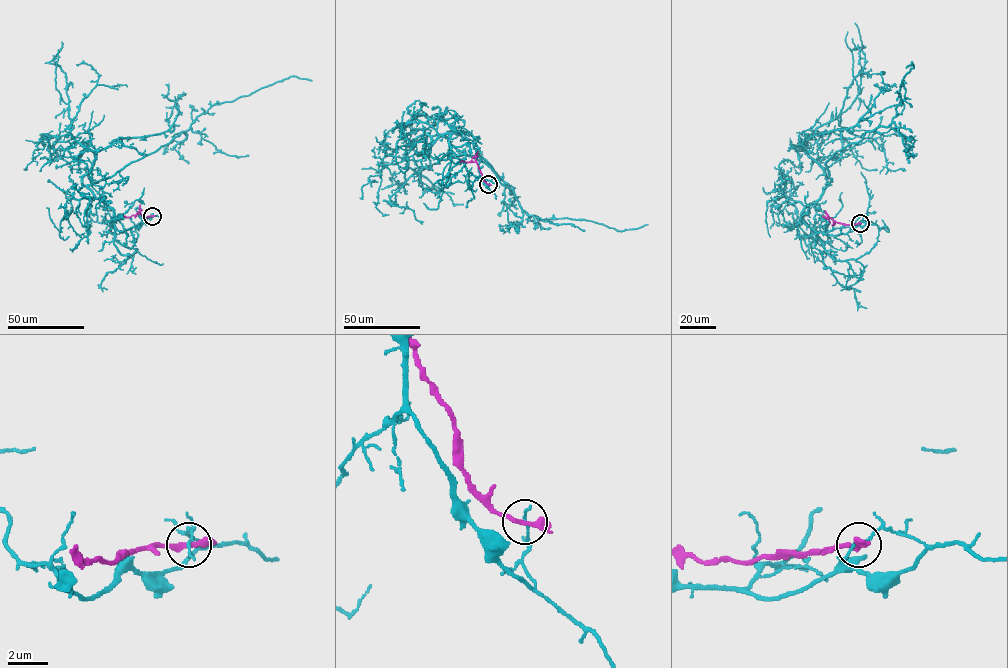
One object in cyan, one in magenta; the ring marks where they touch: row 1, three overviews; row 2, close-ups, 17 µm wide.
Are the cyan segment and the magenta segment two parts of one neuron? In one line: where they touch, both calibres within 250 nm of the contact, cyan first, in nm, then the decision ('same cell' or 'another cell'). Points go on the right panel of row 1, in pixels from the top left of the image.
(860, 223) | 150/280 nm | another cell

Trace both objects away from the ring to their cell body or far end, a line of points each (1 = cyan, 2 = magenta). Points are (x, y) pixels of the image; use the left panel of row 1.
1: (152, 215), (118, 231), (113, 210), (87, 186), (165, 145), (215, 104), (292, 76), (312, 81)
2: (152, 216), (124, 216)

